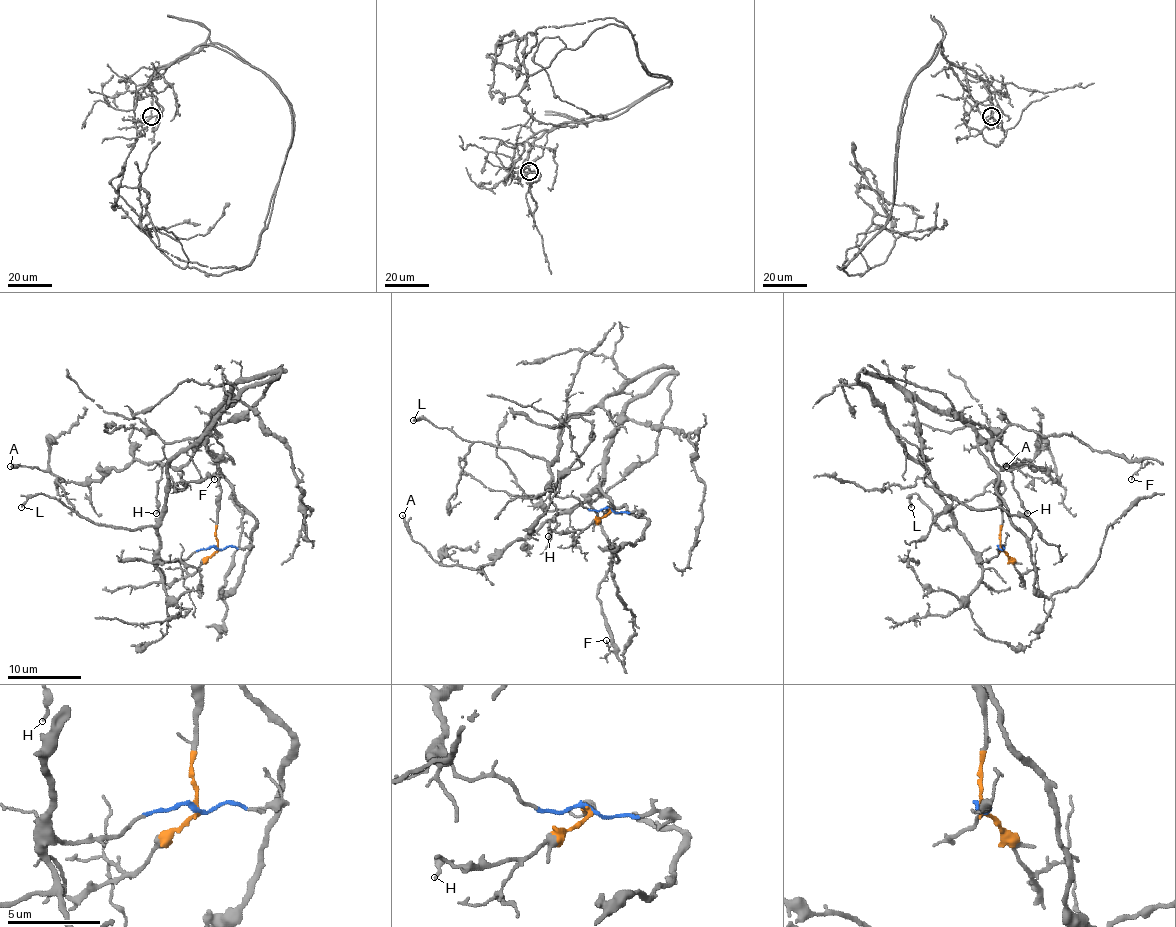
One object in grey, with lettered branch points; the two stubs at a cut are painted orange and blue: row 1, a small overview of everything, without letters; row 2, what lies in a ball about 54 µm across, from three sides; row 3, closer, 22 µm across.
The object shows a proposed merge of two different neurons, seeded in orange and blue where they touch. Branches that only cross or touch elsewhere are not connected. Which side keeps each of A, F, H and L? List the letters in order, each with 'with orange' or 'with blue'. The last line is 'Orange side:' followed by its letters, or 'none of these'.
A: with orange
F: with orange
H: with orange
L: with blue
Orange side: A, F, H

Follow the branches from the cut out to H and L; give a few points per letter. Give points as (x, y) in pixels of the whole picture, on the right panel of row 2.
H: (1000, 548), (1002, 500), (996, 470), (978, 448), (982, 443), (998, 465), (1007, 467), (1013, 489), (1028, 513)
L: (1000, 548), (989, 561), (983, 561), (954, 526), (943, 530), (939, 526), (917, 494), (909, 496), (911, 507)

